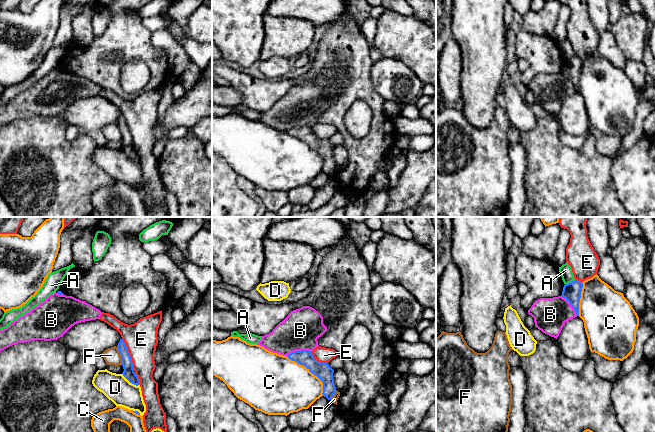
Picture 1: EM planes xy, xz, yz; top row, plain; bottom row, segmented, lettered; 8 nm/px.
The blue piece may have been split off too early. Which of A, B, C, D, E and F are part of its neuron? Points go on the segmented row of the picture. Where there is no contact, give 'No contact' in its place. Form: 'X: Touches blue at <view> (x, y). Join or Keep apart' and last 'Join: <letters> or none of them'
A: Touches blue at yz (570, 282). Keep apart
B: Touches blue at xz (298, 351). Keep apart
C: Touches blue at xz (311, 372). Keep apart
D: Touches blue at xy (130, 382). Keep apart
E: Touches blue at xy (128, 354). Keep apart
F: Touches blue at xy (121, 356). Keep apart
Join: none of them

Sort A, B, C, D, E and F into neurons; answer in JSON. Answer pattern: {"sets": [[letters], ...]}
{"sets": [["A"], ["B"], ["C"], ["D"], ["E"], ["F"]]}

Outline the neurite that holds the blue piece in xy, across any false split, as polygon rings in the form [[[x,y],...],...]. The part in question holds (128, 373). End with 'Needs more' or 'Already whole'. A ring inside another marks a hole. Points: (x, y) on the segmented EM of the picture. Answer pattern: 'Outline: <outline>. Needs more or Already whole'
Outline: [[[120,339],[117,348],[121,355],[122,366],[123,366],[123,376],[132,384],[138,386],[140,385],[140,380],[133,369],[133,362],[127,350],[126,344],[123,339]]]. Already whole

